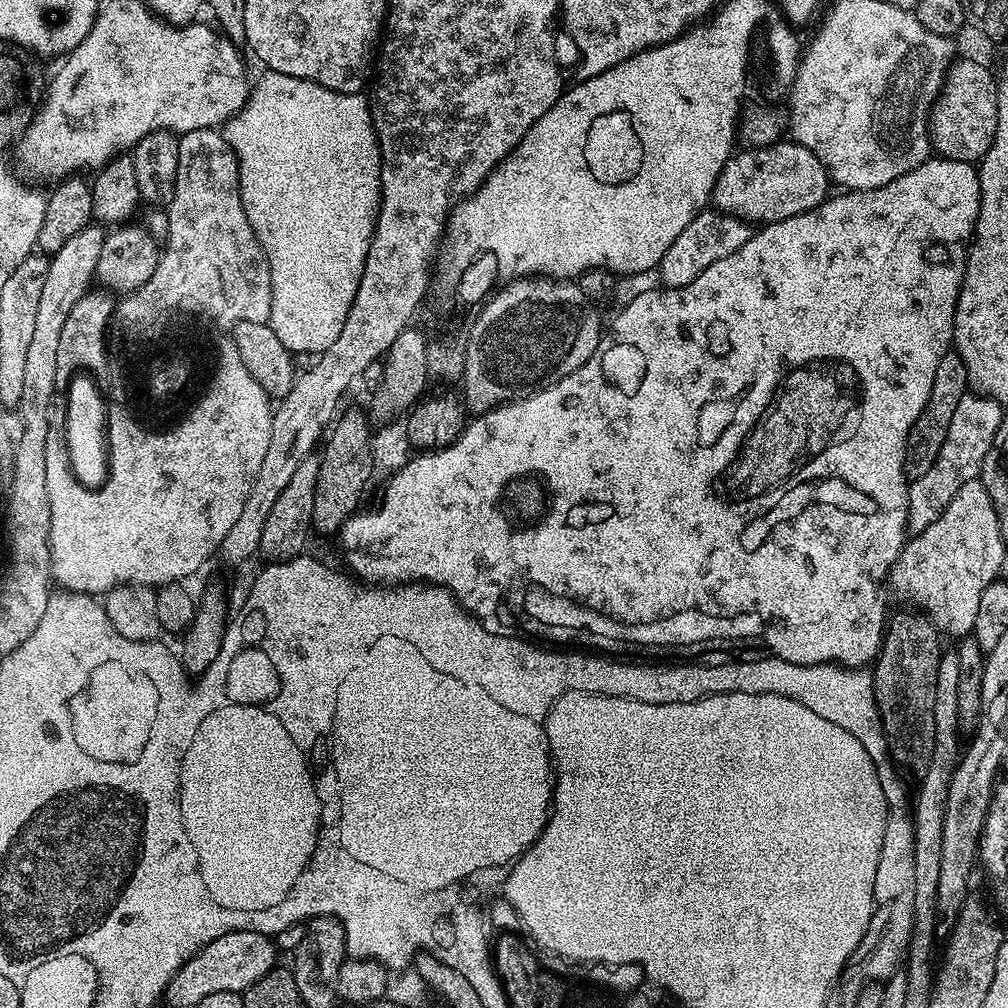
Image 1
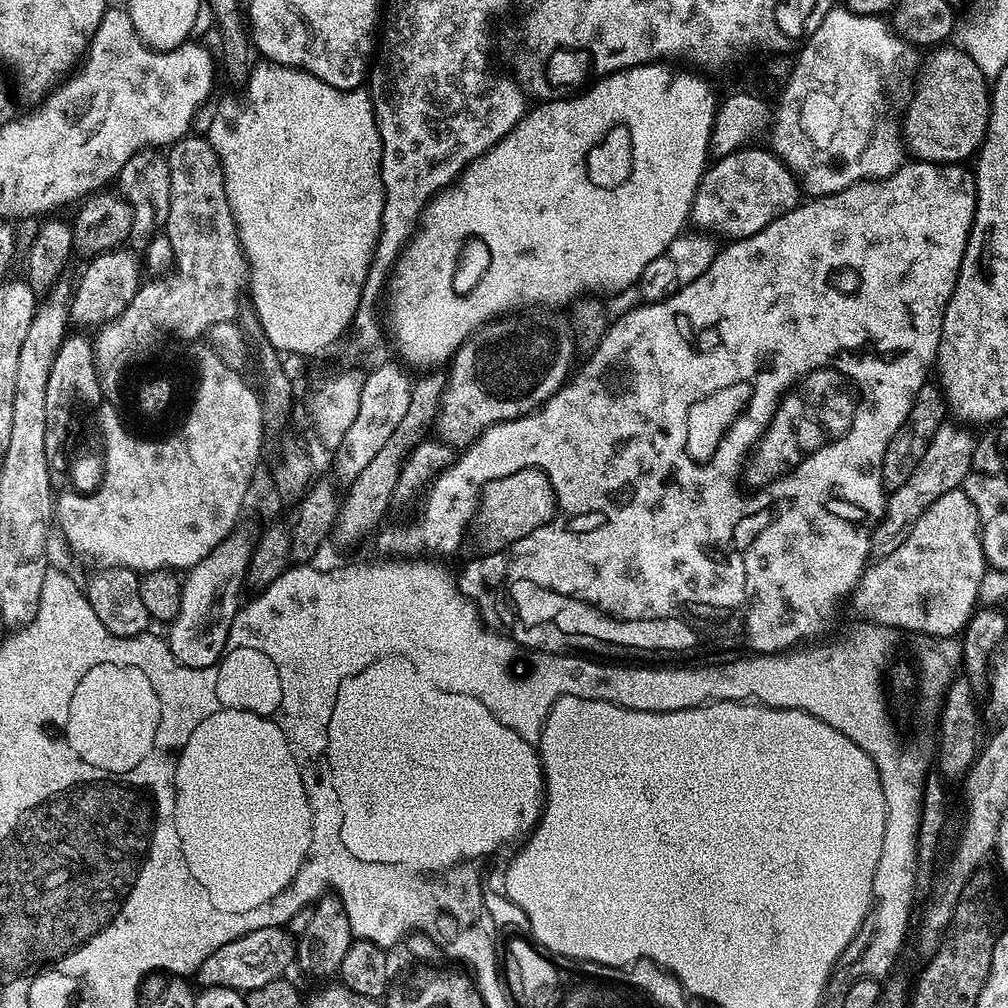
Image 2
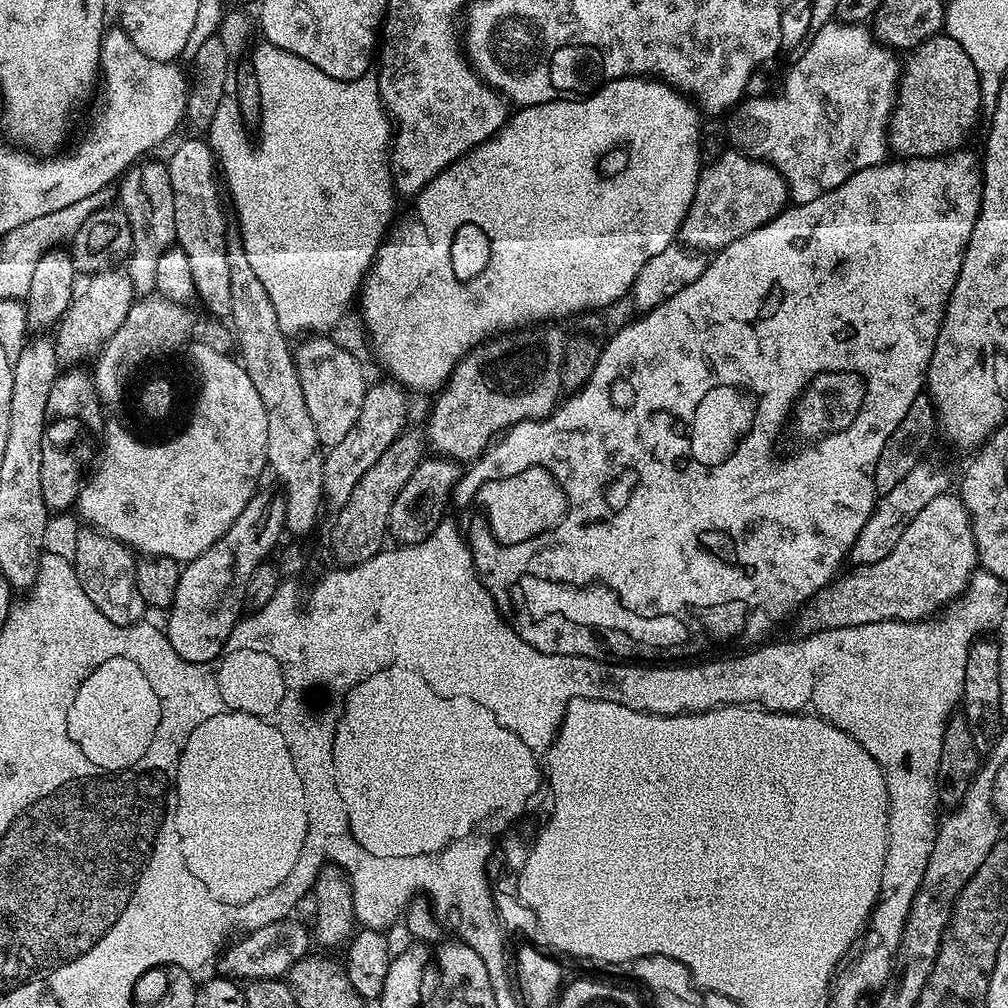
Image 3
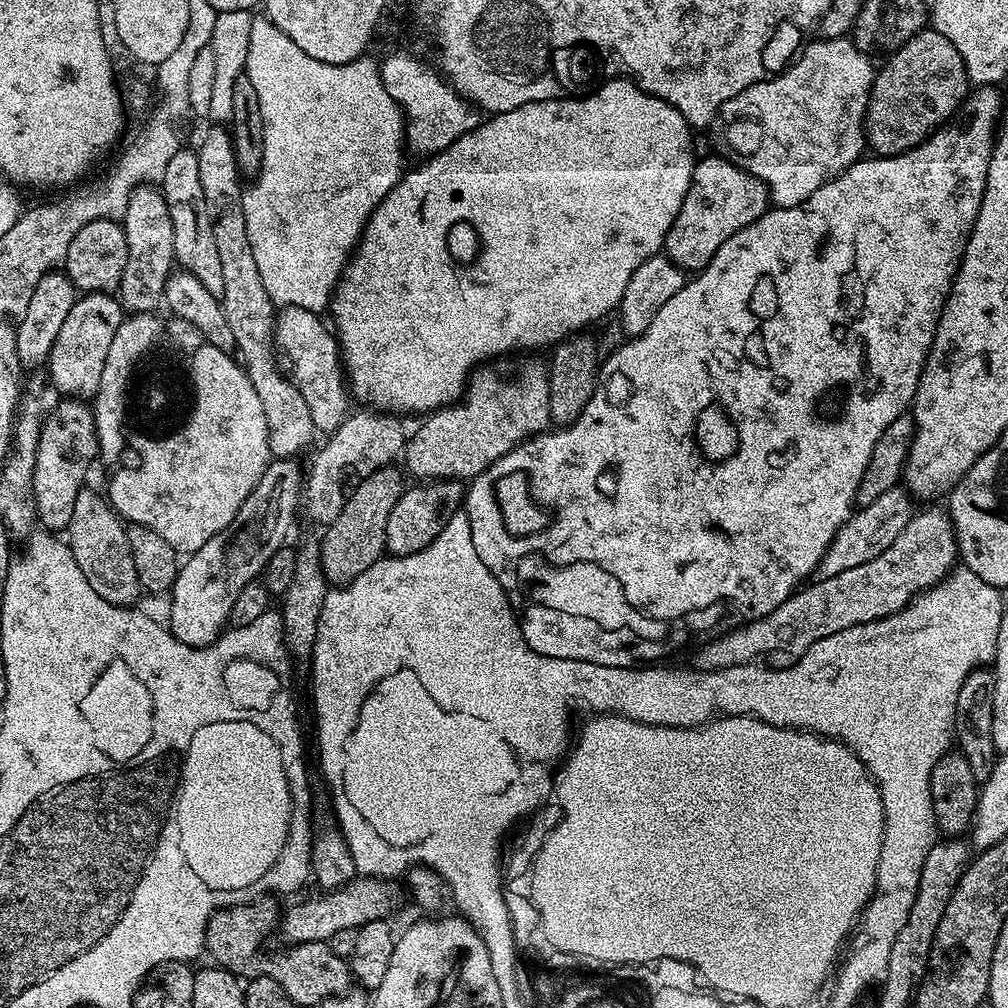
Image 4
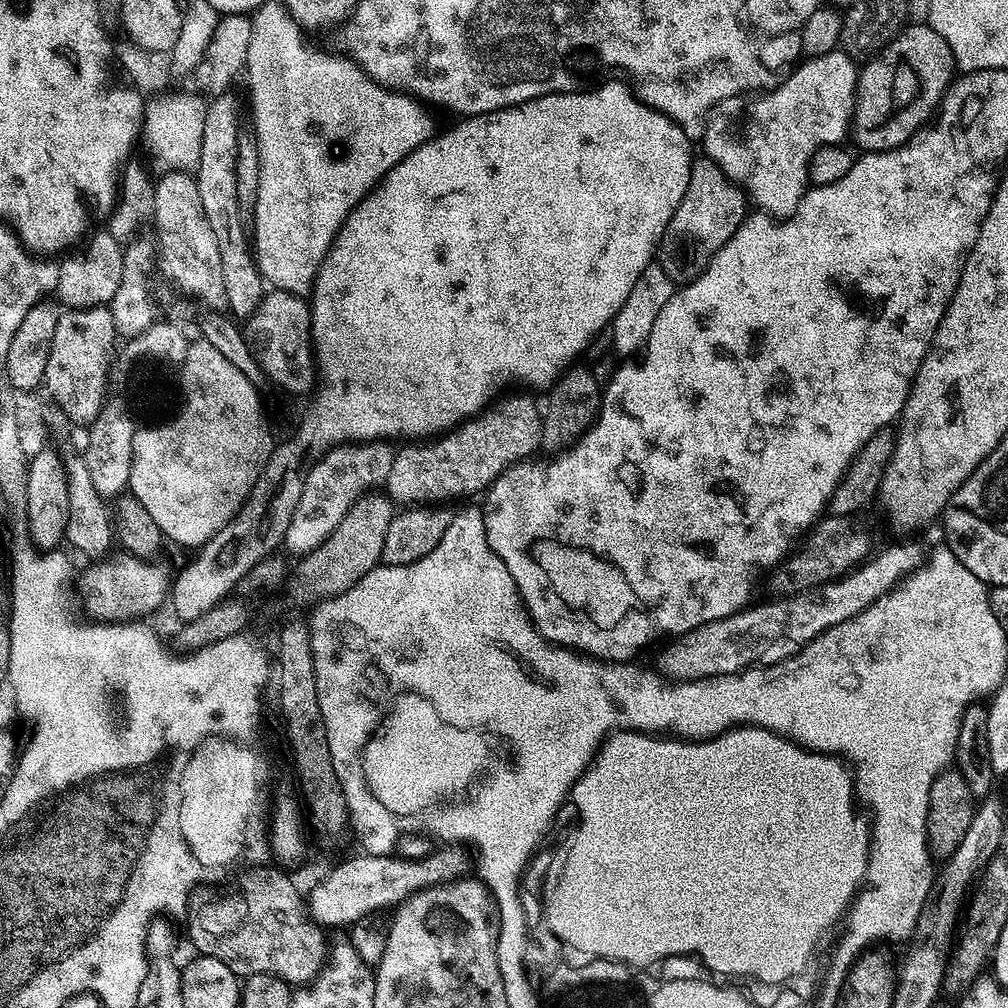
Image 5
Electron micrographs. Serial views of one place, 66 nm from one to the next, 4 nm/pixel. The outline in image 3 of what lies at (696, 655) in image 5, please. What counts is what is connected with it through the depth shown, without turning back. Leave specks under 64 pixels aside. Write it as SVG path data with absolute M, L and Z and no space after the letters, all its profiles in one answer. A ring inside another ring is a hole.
M951 491L943 492L935 496L924 509L918 510L914 522L906 526L898 546L894 546L894 550L890 550L890 554L886 554L882 562L853 567L853 572L845 571L831 584L827 584L817 596L812 597L798 616L801 633L811 634L827 628L866 626L887 620L927 620L944 610L939 608L946 607L948 603L949 607L964 595L964 590L972 579L972 573L977 571L977 568L972 520L968 517L966 506L961 502L959 495Z

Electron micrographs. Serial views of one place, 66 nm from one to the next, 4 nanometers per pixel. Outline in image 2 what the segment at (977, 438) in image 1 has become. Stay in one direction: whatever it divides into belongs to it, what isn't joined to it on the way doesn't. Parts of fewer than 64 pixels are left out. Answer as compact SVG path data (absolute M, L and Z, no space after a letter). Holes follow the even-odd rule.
M946 422L934 434L918 470L906 478L902 486L898 486L887 497L884 518L876 526L872 534L872 556L879 558L890 554L906 538L906 534L918 522L918 518L942 494L961 487L964 479L968 477L968 471L972 469L972 455L976 449L976 440L971 436L967 427L956 422ZM960 427L960 428L959 428Z

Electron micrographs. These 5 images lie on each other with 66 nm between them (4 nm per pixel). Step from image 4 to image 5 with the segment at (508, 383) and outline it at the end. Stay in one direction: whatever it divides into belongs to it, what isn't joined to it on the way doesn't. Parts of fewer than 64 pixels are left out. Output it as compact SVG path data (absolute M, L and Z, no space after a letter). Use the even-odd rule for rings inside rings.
M516 391L520 392L504 396L500 401L497 399L472 419L435 438L408 442L405 448L397 447L394 466L390 466L386 481L387 495L400 506L432 506L437 502L452 502L448 500L472 496L475 492L483 493L510 465L539 453L536 451L541 451L544 442L541 405L536 405L535 398L527 396L532 395L527 391Z

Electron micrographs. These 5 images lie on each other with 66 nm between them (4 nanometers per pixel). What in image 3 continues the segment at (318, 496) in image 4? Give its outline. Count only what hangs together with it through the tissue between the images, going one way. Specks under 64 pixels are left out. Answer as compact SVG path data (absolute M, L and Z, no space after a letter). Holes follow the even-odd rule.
M383 378L376 385L374 383L367 389L365 401L362 402L361 413L353 428L342 442L327 449L324 458L324 493L329 500L332 499L336 506L344 504L350 498L358 478L382 458L382 450L390 446L400 437L406 427L404 419L408 416L408 400L405 389L391 378Z

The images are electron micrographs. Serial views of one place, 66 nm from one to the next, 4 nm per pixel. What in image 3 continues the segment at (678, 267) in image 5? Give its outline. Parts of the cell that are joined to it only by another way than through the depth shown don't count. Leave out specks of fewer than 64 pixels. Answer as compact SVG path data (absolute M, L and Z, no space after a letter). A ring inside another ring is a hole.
M727 150L717 158L713 164L705 163L700 170L700 177L694 190L694 198L690 202L690 210L680 227L679 243L685 248L694 248L705 254L715 253L717 250L750 234L750 230L758 230L766 222L770 222L777 214L789 207L790 197L788 184L764 160L756 160L752 156L745 156L739 150Z

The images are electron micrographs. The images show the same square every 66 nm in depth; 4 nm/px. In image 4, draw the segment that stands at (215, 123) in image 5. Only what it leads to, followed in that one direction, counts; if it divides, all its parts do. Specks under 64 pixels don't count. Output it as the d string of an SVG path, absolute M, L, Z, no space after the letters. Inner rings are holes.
M212 126L204 136L200 148L196 152L198 158L198 176L202 178L202 198L206 202L208 217L212 223L214 246L218 250L218 263L222 265L222 286L224 294L222 303L226 319L230 322L234 333L235 351L245 374L250 378L250 386L258 390L258 398L262 401L262 411L266 414L266 430L268 431L268 450L276 458L296 458L307 446L314 435L312 414L305 399L291 382L284 376L277 360L274 337L276 335L277 309L272 303L270 294L266 294L266 286L262 286L262 277L258 274L258 265L254 262L254 250L250 250L250 242L246 238L246 218L244 217L244 198L242 195L242 173L236 165L236 155L232 145L232 133L227 127Z

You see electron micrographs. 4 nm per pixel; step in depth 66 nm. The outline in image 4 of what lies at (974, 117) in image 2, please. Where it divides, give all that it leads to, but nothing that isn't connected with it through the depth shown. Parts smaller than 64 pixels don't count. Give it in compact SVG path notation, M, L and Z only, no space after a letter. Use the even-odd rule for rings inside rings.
M928 26L923 32L914 34L910 42L887 57L884 65L879 65L872 90L868 94L868 114L864 118L866 144L873 148L876 156L897 156L916 148L928 139L938 128L944 127L959 113L969 91L970 81L966 74L966 66L962 62L962 54L954 50L954 42L950 38L942 38L936 29Z

